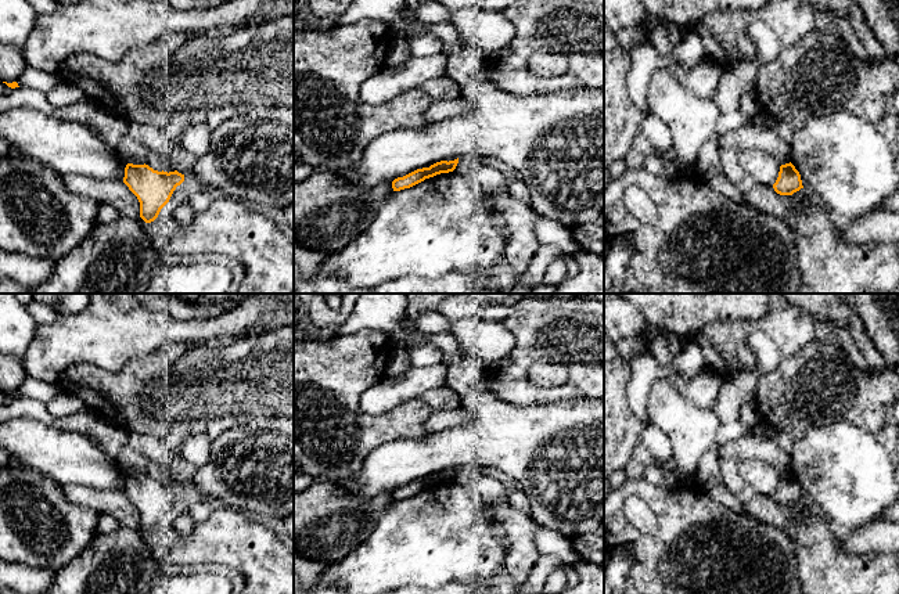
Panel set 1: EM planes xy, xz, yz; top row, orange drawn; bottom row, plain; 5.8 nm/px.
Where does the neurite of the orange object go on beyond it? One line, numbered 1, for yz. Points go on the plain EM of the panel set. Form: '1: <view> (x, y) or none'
1: none

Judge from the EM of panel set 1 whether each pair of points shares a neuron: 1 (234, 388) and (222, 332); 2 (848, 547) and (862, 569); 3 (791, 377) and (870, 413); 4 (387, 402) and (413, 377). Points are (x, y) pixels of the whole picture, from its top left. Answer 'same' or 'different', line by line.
1: different
2: different
3: same
4: same

